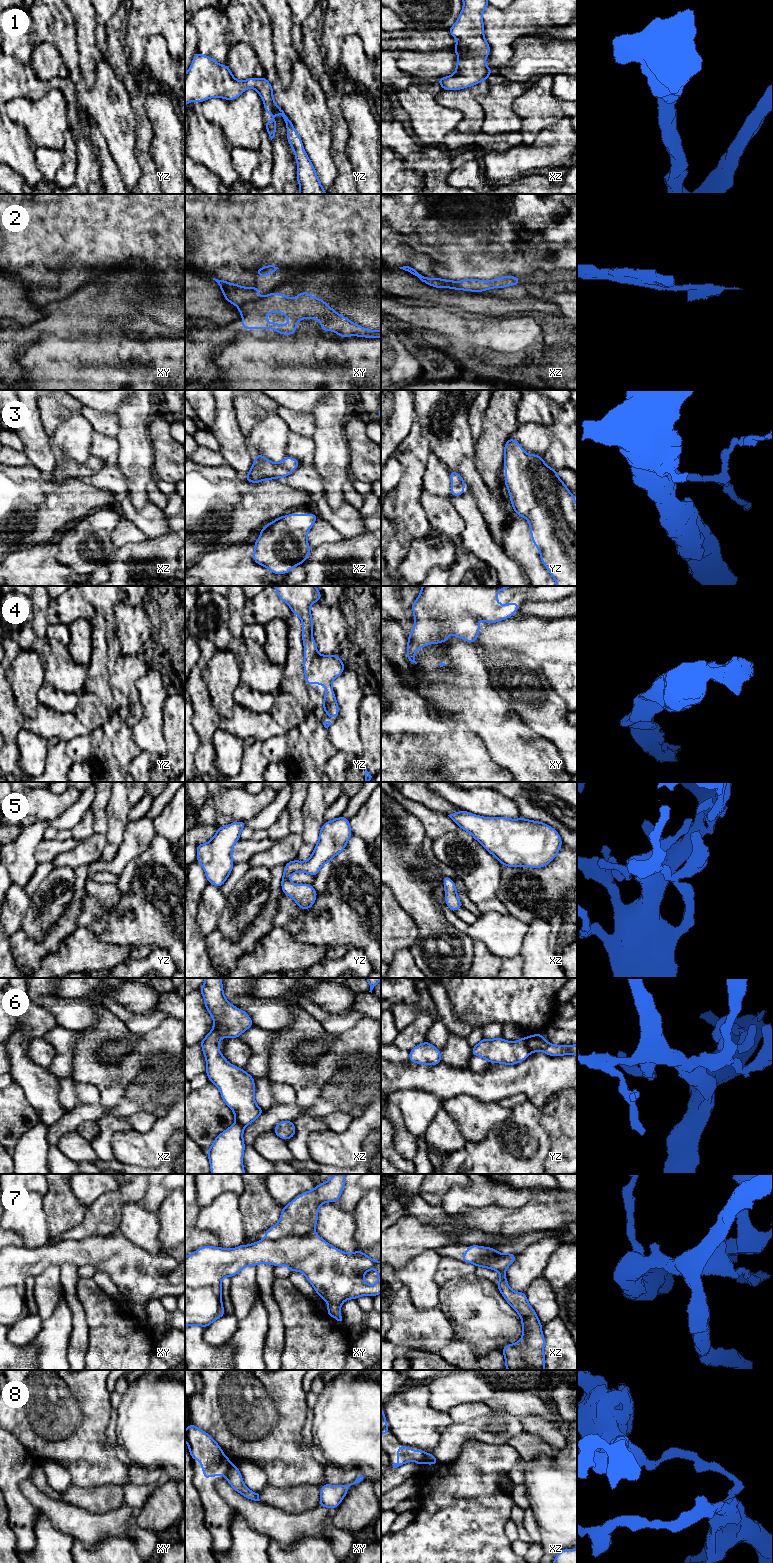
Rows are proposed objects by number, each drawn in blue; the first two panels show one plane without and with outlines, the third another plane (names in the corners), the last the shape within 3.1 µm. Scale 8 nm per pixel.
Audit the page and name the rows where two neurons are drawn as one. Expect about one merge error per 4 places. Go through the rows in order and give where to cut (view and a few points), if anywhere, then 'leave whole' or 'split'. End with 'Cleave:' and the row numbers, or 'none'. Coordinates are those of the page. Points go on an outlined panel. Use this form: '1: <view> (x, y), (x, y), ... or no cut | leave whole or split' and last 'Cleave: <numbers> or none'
1: no cut | leave whole
2: xy (261, 298), (255, 301), (248, 301), (239, 306) | split
3: no cut | leave whole
4: no cut | leave whole
5: no cut | leave whole
6: yz (525, 1038), (530, 1052) | split
7: xy (313, 1230), (300, 1235), (286, 1235), (274, 1239), (266, 1239) | split
8: xy (231, 1464), (225, 1475) | split
Cleave: 2, 6, 7, 8

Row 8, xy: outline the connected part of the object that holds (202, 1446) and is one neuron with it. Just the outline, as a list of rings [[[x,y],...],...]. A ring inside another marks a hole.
[[[190,1423],[185,1430],[185,1442],[192,1459],[201,1461],[204,1480],[209,1479],[210,1475],[214,1478],[219,1474],[226,1475],[232,1465],[231,1460],[209,1434]]]

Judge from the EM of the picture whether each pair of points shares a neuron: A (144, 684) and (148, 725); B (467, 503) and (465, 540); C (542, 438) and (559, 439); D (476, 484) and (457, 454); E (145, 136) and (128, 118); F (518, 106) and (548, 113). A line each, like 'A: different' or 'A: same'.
A: same
B: same
C: different
D: same
E: different
F: same

